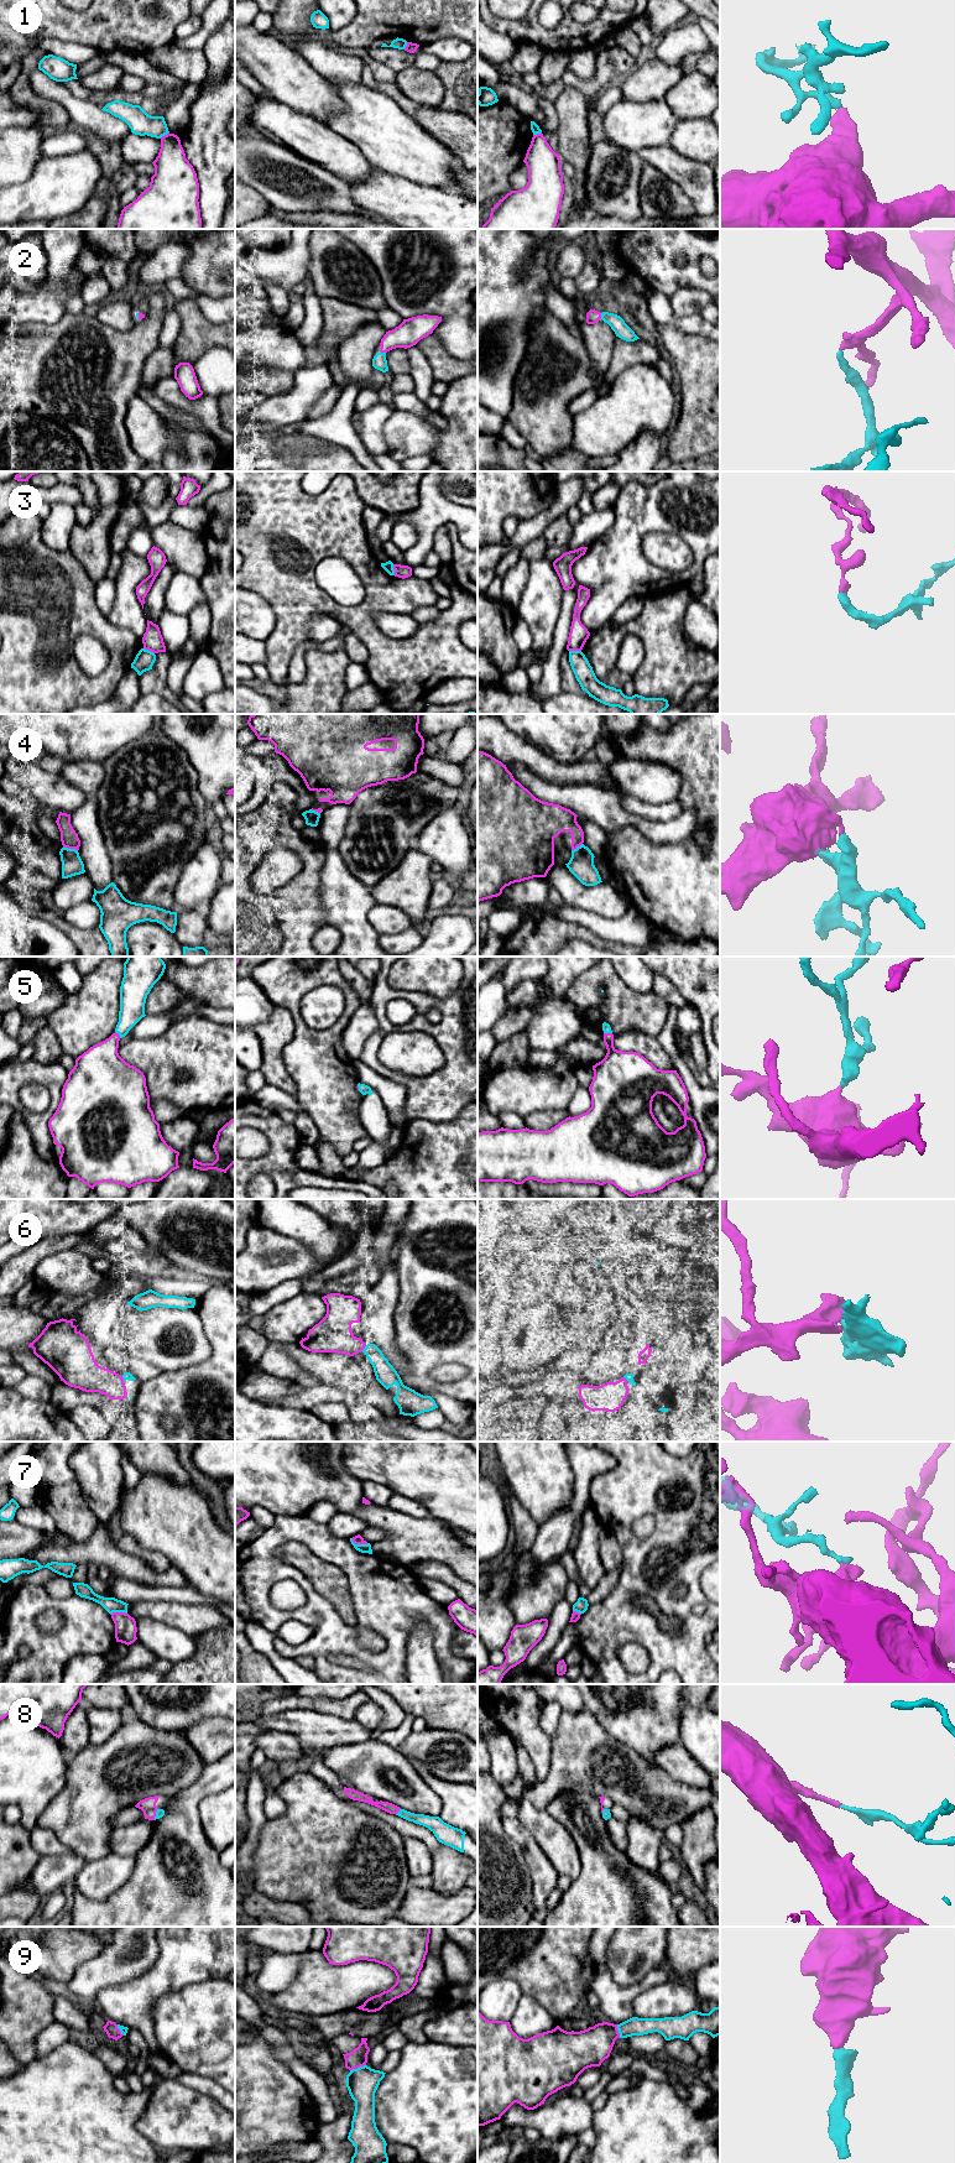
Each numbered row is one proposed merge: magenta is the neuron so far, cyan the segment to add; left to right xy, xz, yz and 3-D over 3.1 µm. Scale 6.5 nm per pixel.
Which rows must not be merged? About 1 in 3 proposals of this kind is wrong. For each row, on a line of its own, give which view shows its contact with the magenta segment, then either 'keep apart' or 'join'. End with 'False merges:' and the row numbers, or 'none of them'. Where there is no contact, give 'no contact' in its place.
1: contact in xy; keep apart
2: contact in xz; join
3: contact in yz; keep apart
4: contact in xy; keep apart
5: contact in xy; join
6: contact in xz; join
7: contact in xz; keep apart
8: contact in xz; join
9: contact in xz; join
False merges: 1, 3, 4, 7

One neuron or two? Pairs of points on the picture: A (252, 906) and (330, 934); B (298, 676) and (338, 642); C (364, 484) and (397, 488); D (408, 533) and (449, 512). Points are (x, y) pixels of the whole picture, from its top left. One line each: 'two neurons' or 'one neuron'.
A: two neurons
B: one neuron
C: one neuron
D: two neurons

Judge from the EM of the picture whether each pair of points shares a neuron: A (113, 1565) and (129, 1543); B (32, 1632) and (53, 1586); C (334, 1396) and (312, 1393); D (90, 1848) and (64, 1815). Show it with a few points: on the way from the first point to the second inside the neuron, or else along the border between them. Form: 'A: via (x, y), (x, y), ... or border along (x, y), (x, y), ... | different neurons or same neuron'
A: border along (115, 1542), (121, 1549), (137, 1556), (149, 1564) | different neurons
B: border along (42, 1585), (52, 1596), (69, 1598), (74, 1594) | different neurons
C: via (329, 1395), (317, 1393) | same neuron
D: via (89, 1840), (72, 1823) | same neuron

